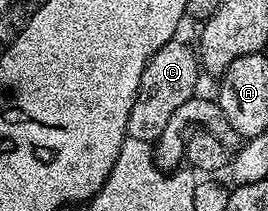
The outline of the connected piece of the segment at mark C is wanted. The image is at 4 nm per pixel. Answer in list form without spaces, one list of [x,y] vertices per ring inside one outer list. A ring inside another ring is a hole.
[[[182,38],[165,42],[165,46],[161,46],[153,58],[149,58],[141,74],[141,86],[137,86],[133,110],[129,110],[127,119],[128,137],[146,144],[161,138],[161,130],[165,130],[170,116],[185,102],[189,102],[191,96],[196,95],[199,76],[201,65],[196,49],[192,45],[190,48]]]

